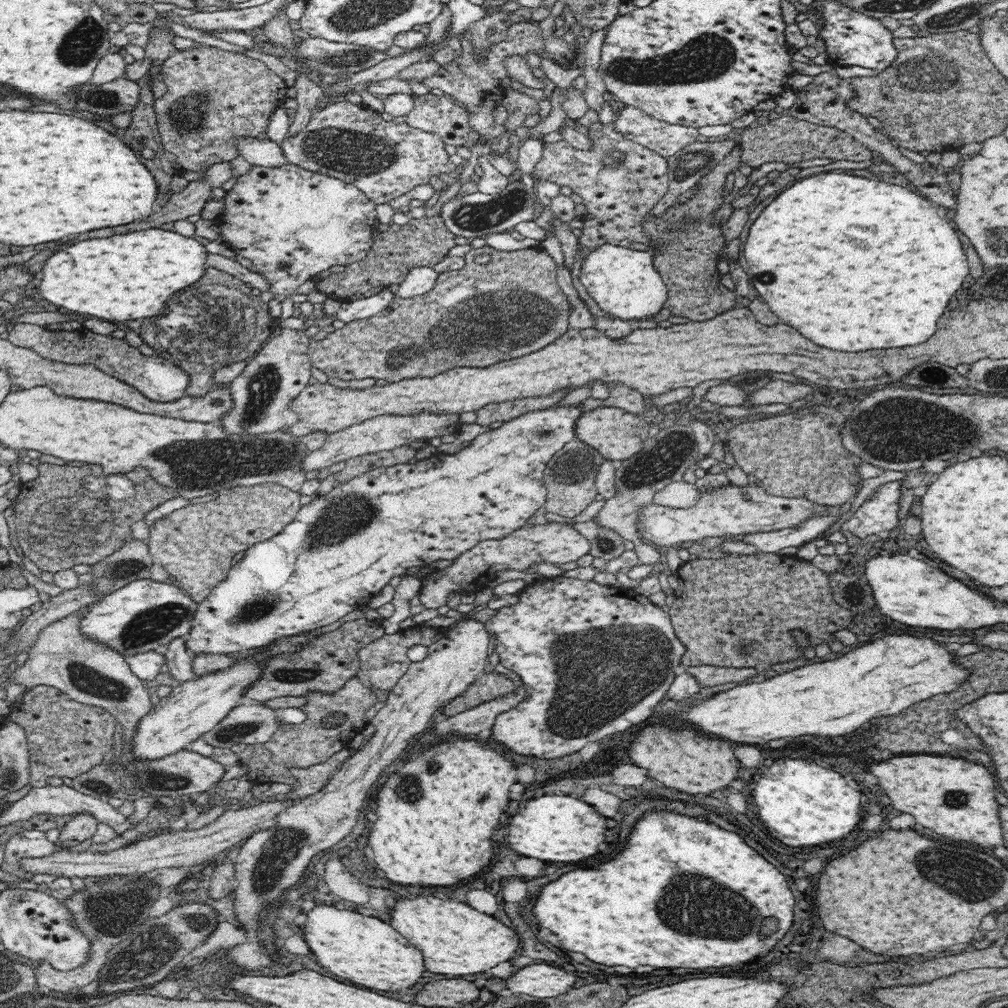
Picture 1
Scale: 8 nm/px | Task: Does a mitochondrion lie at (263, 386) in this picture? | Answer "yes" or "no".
yes

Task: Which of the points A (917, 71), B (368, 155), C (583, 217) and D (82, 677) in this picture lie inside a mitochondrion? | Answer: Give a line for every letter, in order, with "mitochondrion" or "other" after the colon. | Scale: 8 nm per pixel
A: mitochondrion
B: mitochondrion
C: other
D: mitochondrion

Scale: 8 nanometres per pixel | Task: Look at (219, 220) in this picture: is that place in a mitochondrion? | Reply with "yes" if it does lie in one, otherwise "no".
no

